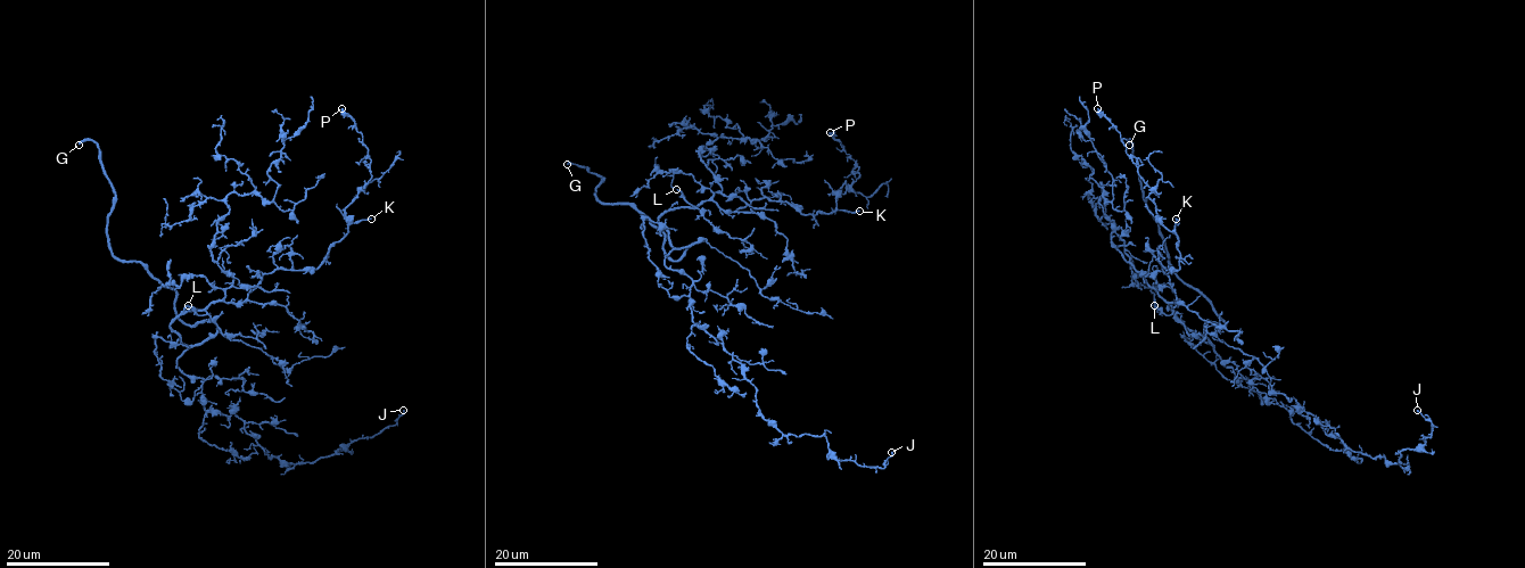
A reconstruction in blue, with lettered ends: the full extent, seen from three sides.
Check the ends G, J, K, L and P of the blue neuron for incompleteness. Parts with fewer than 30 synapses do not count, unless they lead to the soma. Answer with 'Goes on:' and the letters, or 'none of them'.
Goes on: G, K

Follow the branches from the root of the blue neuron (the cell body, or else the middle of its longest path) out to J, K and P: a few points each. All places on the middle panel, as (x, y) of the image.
J: (674, 246), (665, 264), (692, 280), (692, 320), (741, 364), (765, 419), (823, 435), (863, 466), (891, 452)
K: (674, 246), (658, 219), (675, 207), (706, 200), (731, 211), (763, 198), (786, 200), (802, 214), (859, 211)
P: (674, 246), (658, 219), (675, 207), (769, 198), (833, 213), (833, 190), (859, 174), (830, 132)

